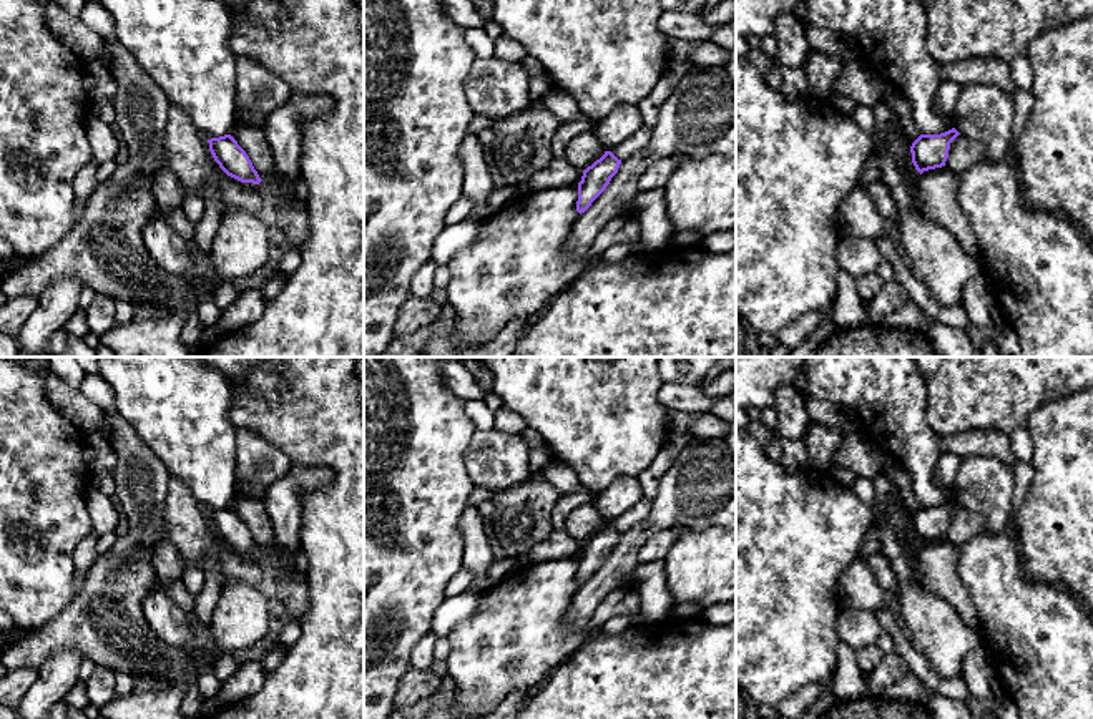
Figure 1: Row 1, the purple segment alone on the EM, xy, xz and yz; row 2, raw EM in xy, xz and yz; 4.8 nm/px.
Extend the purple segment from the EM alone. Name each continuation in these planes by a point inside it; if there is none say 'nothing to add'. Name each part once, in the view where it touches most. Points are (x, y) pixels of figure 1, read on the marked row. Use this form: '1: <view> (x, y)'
nothing to add

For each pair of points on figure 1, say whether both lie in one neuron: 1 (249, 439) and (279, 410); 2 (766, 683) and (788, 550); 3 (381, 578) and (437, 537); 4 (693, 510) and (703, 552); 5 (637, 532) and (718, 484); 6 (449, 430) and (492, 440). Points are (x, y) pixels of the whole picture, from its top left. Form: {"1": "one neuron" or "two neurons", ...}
{"1": "two neurons", "2": "one neuron", "3": "one neuron", "4": "two neurons", "5": "one neuron", "6": "two neurons"}

